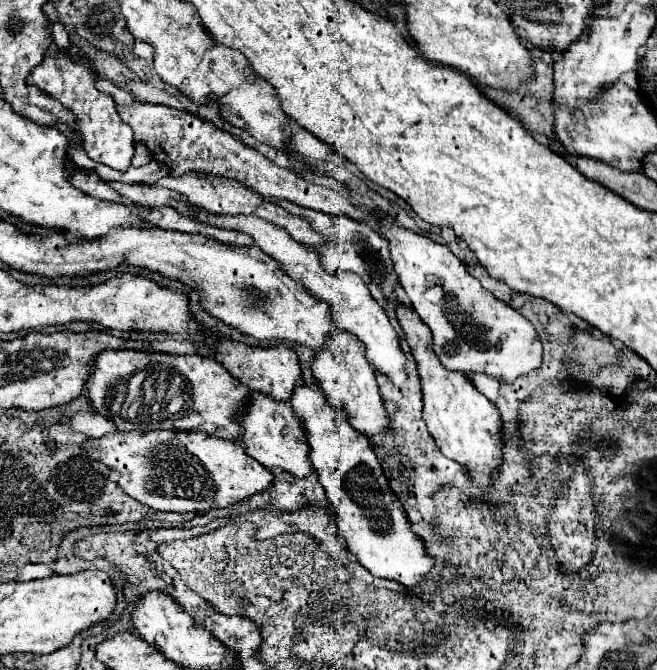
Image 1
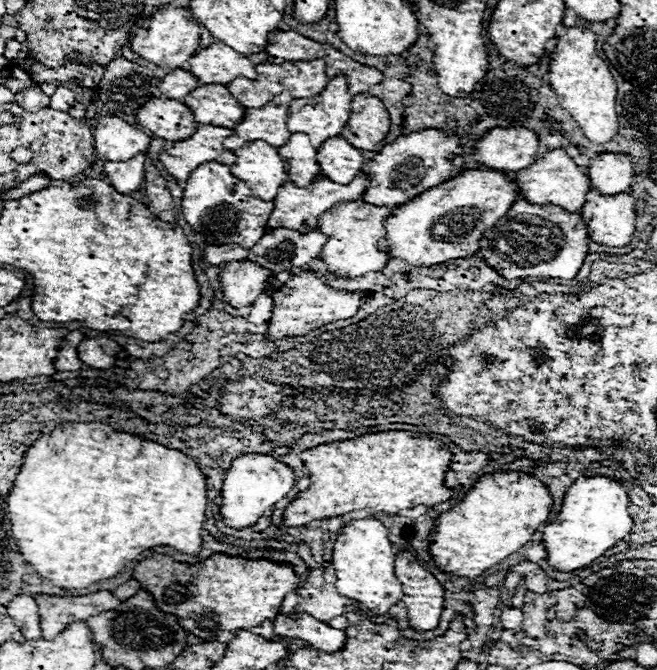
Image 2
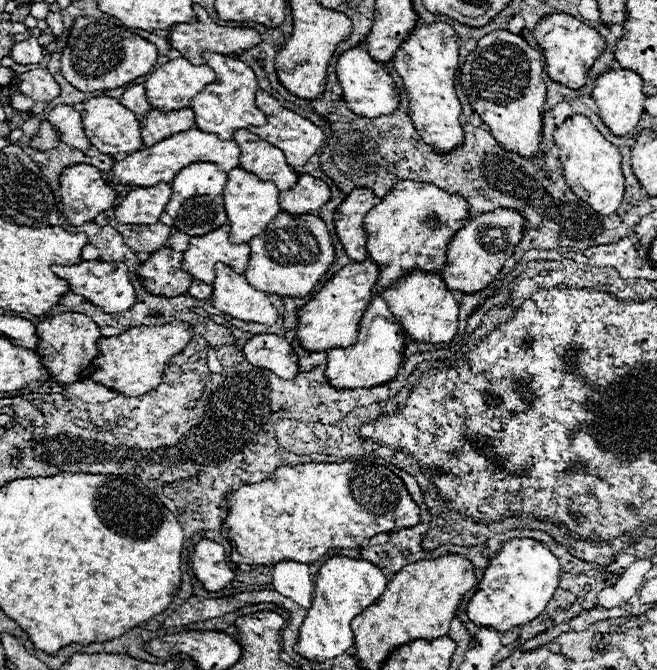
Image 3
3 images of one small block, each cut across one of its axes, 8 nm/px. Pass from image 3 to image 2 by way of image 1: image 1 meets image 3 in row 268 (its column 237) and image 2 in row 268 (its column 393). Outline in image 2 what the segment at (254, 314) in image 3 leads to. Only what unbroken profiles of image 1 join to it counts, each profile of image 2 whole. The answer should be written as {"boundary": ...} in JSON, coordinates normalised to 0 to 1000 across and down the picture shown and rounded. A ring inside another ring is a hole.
{"boundary":[[[539,299],[536,304],[511,304],[511,310],[493,316],[493,322],[487,322],[484,343],[499,352],[499,361],[487,373],[487,385],[493,388],[499,406],[514,415],[542,415],[557,406],[578,406],[594,385],[588,376],[578,376],[572,364],[588,349],[584,325],[594,319],[594,310],[566,307],[551,299]]]}

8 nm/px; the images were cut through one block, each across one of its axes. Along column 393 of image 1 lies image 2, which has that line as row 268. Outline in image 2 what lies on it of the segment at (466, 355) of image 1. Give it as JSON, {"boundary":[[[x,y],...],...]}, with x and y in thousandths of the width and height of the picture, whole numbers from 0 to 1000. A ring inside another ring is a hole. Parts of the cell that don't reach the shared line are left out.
{"boundary":[[[368,388],[368,391],[347,391],[344,397],[338,397],[332,418],[338,424],[344,451],[353,460],[365,460],[381,457],[405,433],[402,418],[411,412],[414,409],[396,400],[393,394],[377,394],[374,388]]]}

